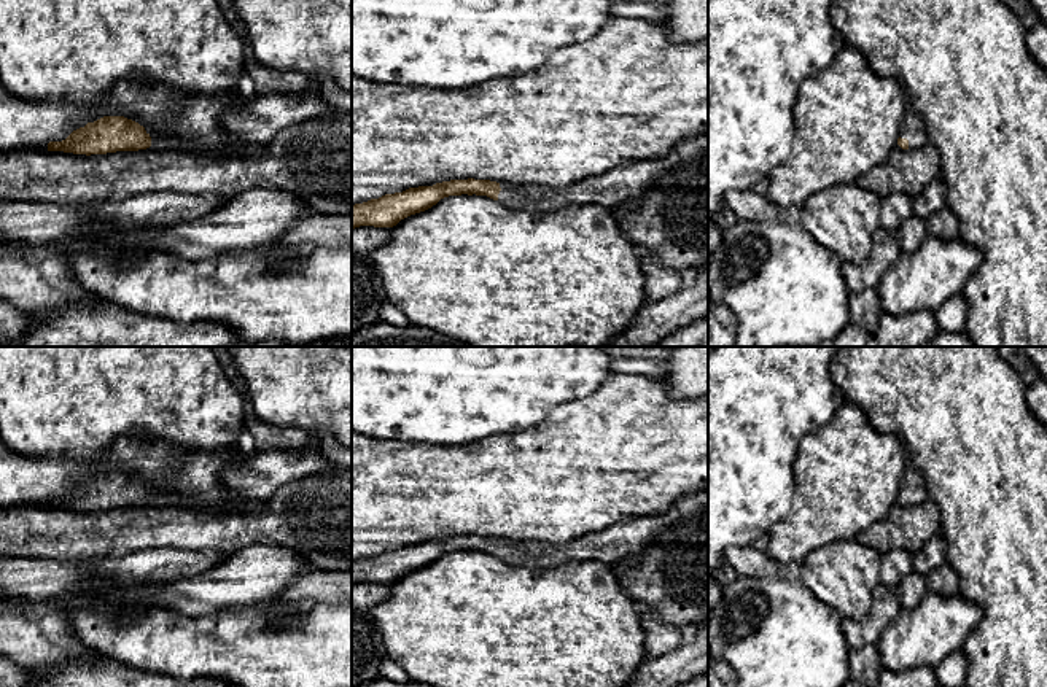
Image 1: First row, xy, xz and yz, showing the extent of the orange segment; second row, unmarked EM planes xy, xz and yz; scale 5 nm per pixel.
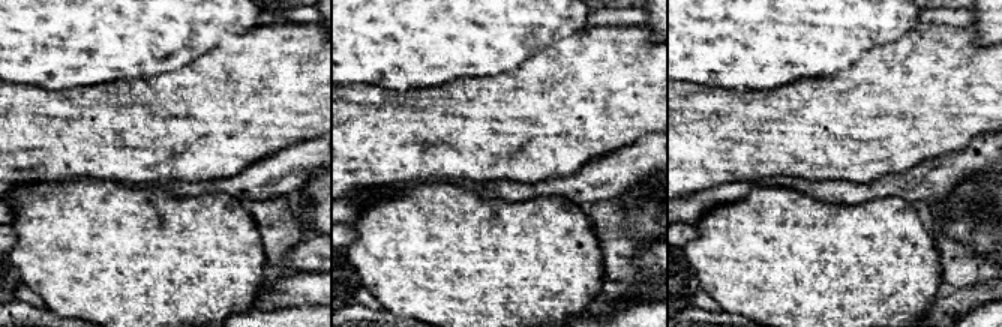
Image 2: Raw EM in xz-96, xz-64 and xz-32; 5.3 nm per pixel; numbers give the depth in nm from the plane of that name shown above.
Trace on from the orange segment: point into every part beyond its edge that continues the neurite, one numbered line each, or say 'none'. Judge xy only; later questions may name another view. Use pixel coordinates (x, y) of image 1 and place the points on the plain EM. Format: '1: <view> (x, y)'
1: xy (158, 498)

